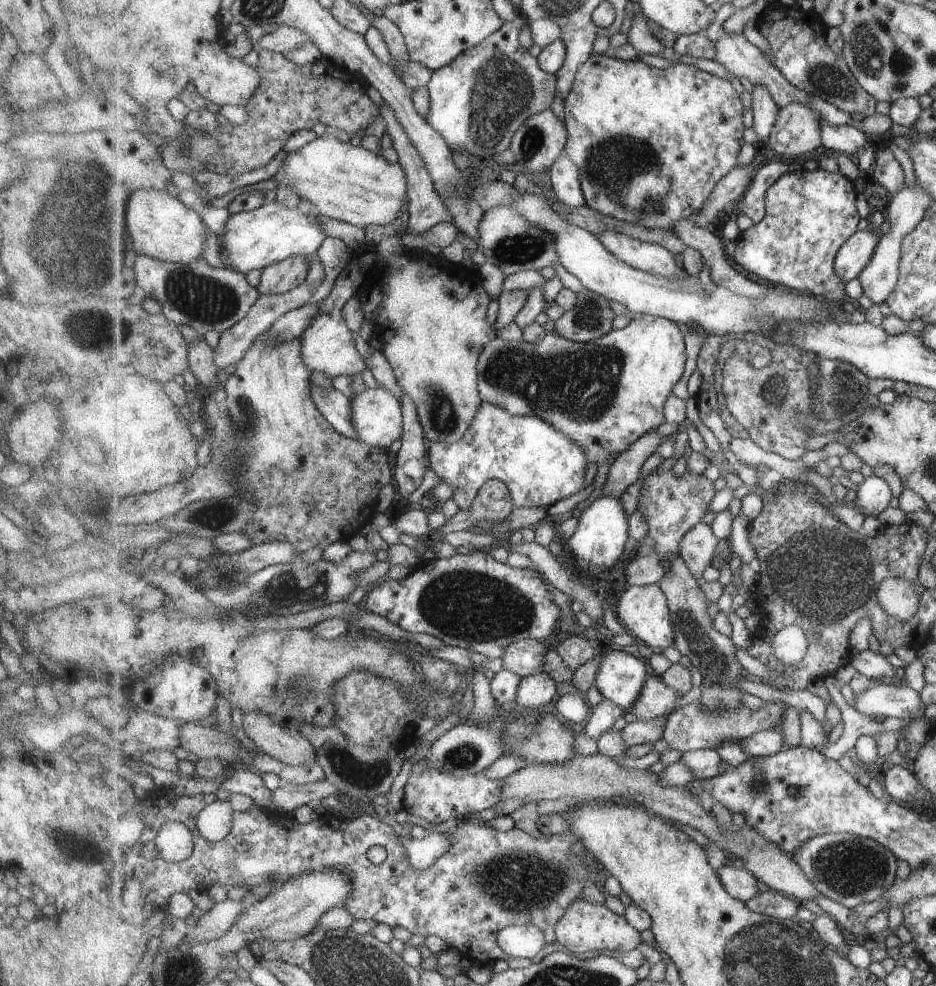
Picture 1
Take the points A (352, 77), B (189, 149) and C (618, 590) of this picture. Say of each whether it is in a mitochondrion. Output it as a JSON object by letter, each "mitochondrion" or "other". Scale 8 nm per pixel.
{"A":"other","B":"mitochondrion","C":"other"}

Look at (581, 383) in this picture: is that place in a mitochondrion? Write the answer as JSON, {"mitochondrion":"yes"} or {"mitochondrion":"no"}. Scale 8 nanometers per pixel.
{"mitochondrion":"yes"}

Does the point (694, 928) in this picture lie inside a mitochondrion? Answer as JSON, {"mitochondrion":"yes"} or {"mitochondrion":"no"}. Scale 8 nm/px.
{"mitochondrion":"no"}

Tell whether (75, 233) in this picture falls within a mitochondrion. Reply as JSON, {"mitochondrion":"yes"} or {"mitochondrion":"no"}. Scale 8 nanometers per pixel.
{"mitochondrion":"yes"}

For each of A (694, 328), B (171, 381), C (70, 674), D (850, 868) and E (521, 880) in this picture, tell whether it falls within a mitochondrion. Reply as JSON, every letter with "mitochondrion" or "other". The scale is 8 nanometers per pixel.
{"A":"other","B":"other","C":"other","D":"mitochondrion","E":"mitochondrion"}

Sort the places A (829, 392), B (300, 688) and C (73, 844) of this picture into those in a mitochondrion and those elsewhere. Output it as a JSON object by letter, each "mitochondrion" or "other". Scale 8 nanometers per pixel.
{"A":"mitochondrion","B":"mitochondrion","C":"mitochondrion"}

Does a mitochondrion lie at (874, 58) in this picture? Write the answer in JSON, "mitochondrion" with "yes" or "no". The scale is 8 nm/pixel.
{"mitochondrion":"yes"}

